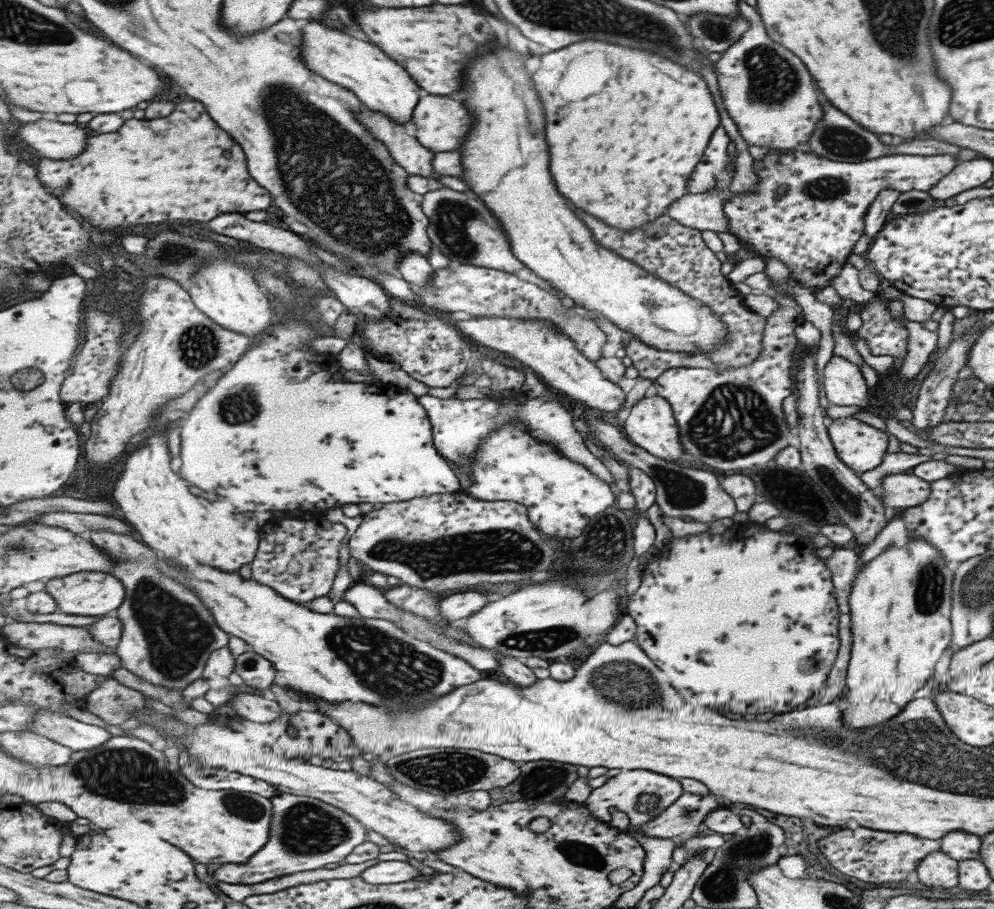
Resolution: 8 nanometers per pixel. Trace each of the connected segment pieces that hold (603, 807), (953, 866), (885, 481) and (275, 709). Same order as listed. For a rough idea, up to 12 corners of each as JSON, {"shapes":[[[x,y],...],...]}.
{"shapes":[[[649,770],[609,778],[583,804],[601,822],[611,808],[643,827],[683,794]],[[939,851],[914,868],[924,888],[953,888],[958,862]],[[911,472],[881,479],[884,508],[921,504],[929,482]],[[235,693],[233,710],[253,723],[273,722],[283,708],[267,693]]]}

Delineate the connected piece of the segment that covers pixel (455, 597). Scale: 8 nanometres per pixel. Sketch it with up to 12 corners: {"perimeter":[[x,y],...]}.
{"perimeter":[[473,589],[441,600],[443,617],[461,623],[492,599]]}

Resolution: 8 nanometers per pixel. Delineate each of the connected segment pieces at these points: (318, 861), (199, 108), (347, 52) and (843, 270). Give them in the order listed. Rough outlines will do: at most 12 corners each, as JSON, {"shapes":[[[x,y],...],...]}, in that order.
{"shapes":[[[272,798],[268,843],[217,881],[259,884],[347,860],[367,841],[325,801]],[[205,104],[127,120],[41,182],[99,229],[273,198]],[[302,22],[309,69],[412,129],[425,94],[383,48]],[[847,262],[830,280],[842,299],[863,305],[879,296],[862,289],[858,270]]]}

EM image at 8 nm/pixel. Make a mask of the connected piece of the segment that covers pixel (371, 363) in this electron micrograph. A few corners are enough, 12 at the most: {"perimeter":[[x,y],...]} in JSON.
{"perimeter":[[366,354],[368,370],[384,384],[418,397],[430,386],[409,376],[399,363]]}

